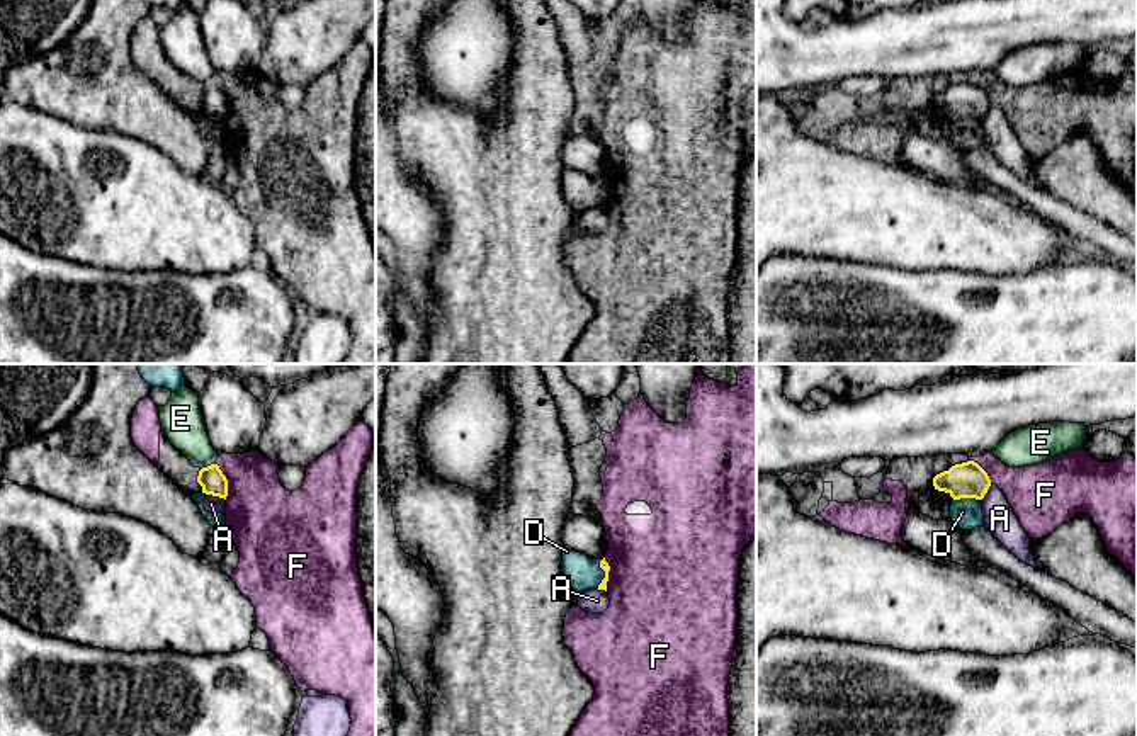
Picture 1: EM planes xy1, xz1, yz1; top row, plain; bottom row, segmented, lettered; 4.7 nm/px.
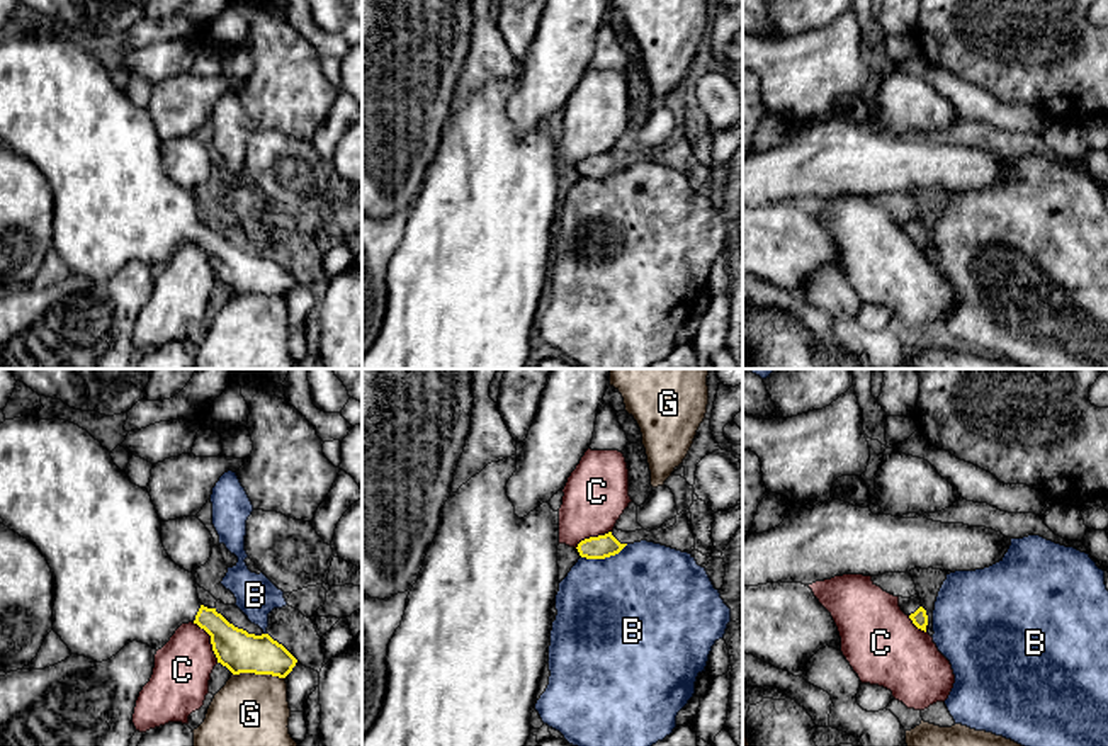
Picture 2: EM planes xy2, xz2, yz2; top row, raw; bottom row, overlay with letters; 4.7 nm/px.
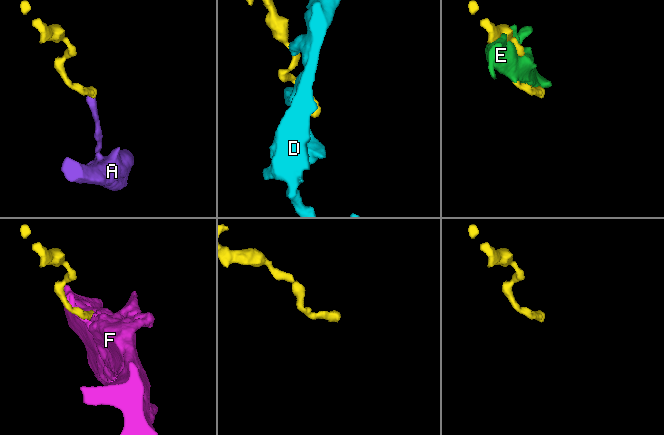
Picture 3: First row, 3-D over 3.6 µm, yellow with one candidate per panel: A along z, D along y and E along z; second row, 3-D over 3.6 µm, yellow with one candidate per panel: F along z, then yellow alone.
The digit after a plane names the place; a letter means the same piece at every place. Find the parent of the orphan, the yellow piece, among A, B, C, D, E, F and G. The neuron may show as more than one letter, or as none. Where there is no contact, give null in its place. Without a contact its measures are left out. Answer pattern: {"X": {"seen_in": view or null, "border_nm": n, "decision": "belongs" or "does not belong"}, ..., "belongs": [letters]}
{"A": {"seen_in": "xy1", "border_nm": 100, "decision": "does not belong"}, "B": {"seen_in": "xz2", "border_nm": 240, "decision": "does not belong"}, "C": {"seen_in": "xy2", "border_nm": 220, "decision": "does not belong"}, "D": {"seen_in": "xz1", "border_nm": 140, "decision": "does not belong"}, "E": {"seen_in": "xy1", "border_nm": 80, "decision": "does not belong"}, "F": {"seen_in": "xy1", "border_nm": 180, "decision": "does not belong"}, "G": {"seen_in": "xy2", "border_nm": 240, "decision": "does not belong"}, "belongs": []}

